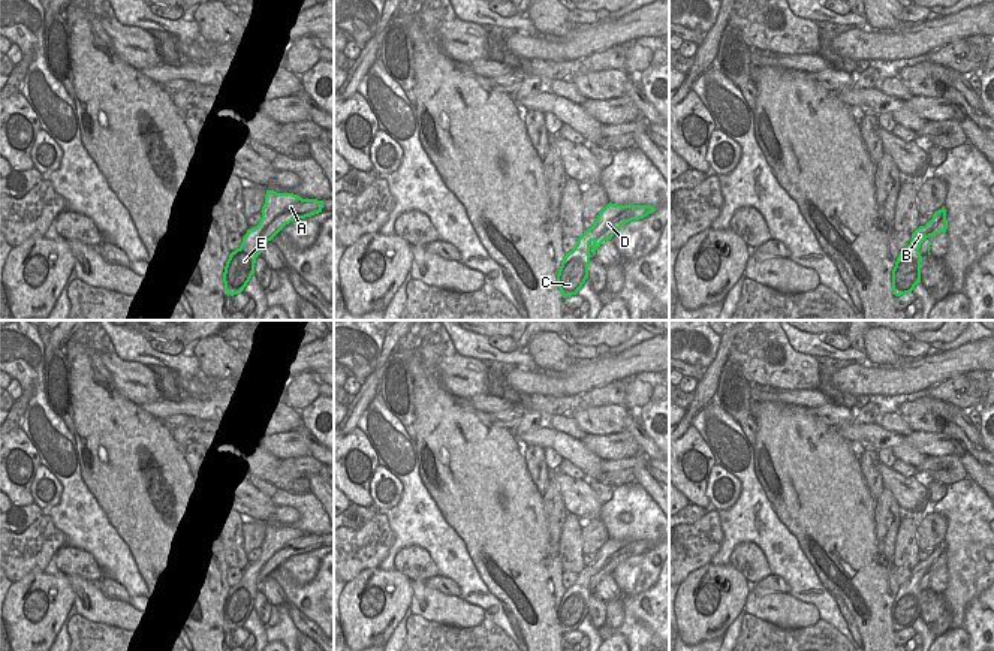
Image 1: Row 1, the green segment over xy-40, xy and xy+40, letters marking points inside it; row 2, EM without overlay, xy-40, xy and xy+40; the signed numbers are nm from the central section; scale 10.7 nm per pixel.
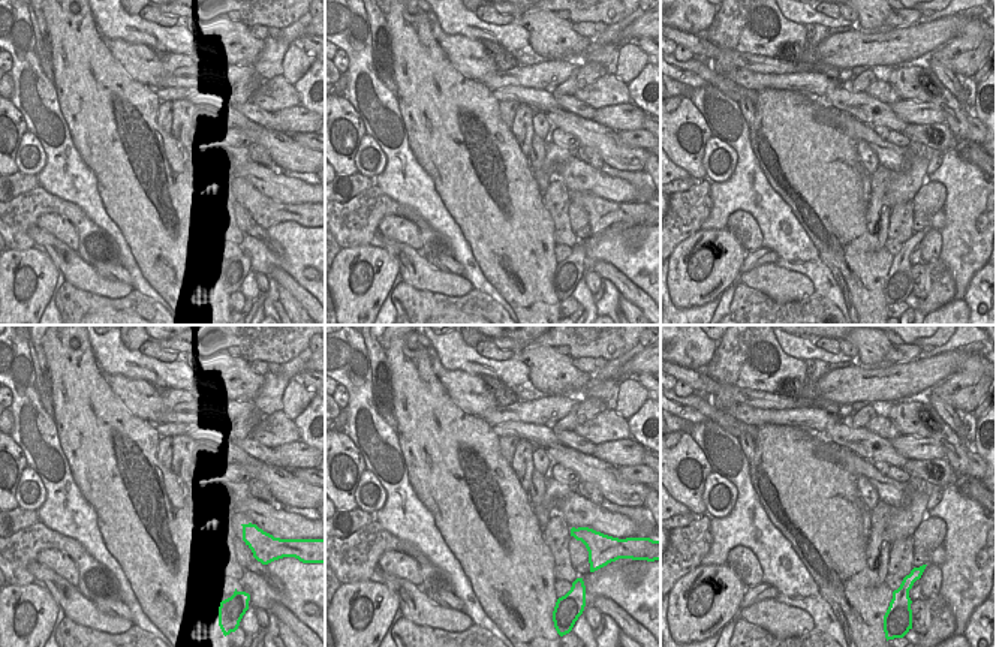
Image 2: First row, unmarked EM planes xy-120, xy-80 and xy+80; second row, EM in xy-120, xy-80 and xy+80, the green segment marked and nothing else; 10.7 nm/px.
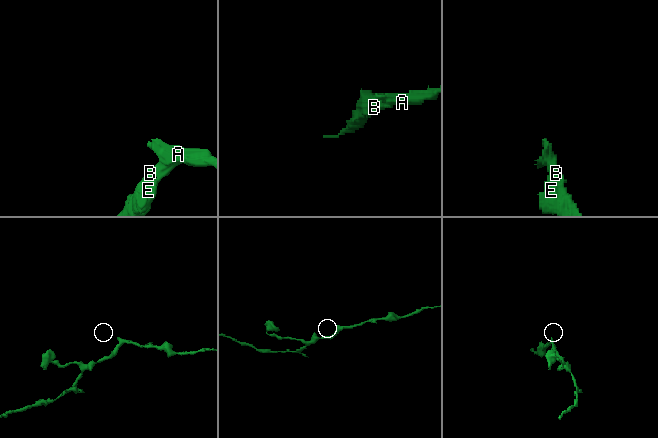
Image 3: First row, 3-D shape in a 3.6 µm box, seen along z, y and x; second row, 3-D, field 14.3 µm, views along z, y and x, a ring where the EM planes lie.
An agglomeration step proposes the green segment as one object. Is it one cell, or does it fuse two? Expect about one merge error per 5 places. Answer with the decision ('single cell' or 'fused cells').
single cell

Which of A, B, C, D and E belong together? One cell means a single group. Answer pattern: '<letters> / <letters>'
A B C D E

